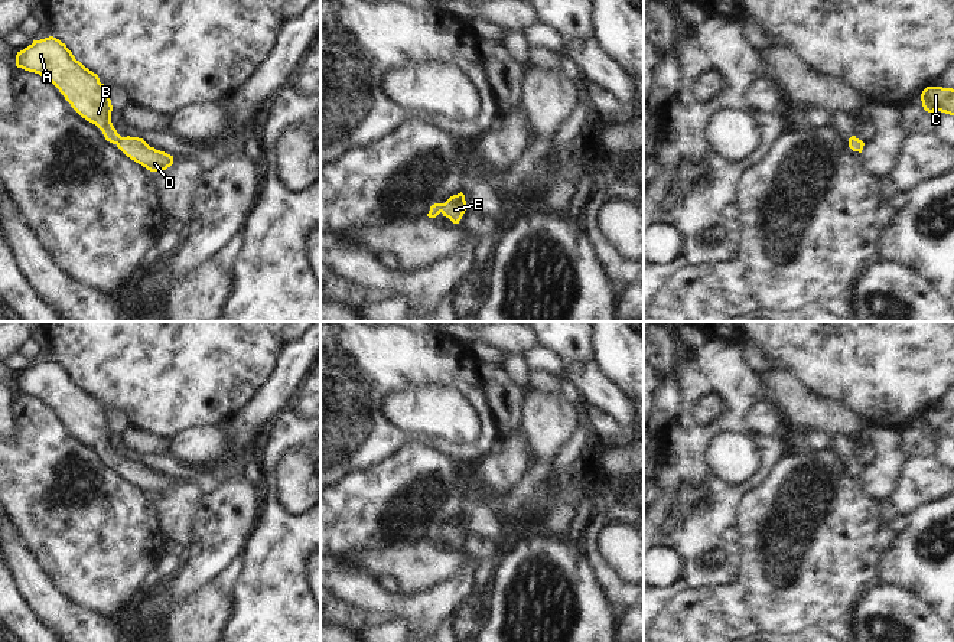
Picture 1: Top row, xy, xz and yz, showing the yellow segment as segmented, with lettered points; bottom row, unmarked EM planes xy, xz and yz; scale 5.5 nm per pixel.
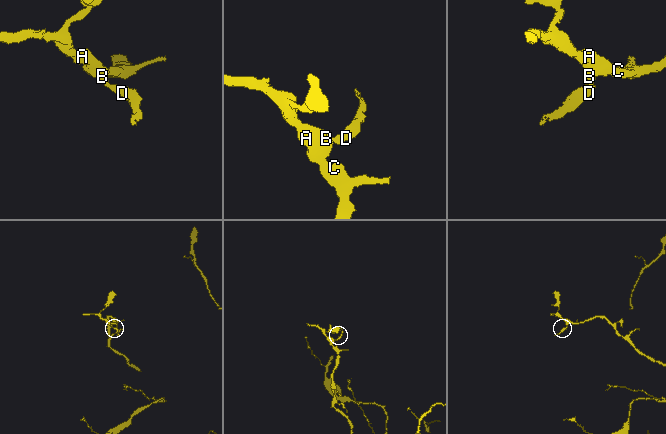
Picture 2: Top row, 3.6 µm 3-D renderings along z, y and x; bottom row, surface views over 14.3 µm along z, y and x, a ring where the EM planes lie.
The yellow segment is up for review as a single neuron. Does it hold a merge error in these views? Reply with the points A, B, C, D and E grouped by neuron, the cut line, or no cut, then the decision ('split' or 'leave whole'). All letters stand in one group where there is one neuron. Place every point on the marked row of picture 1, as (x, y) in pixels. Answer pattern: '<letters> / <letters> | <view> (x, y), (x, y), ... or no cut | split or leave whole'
A B C D E | no cut | leave whole

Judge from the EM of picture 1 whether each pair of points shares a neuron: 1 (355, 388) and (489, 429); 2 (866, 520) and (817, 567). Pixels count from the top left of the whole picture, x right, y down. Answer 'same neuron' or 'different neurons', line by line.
1: same neuron
2: same neuron

